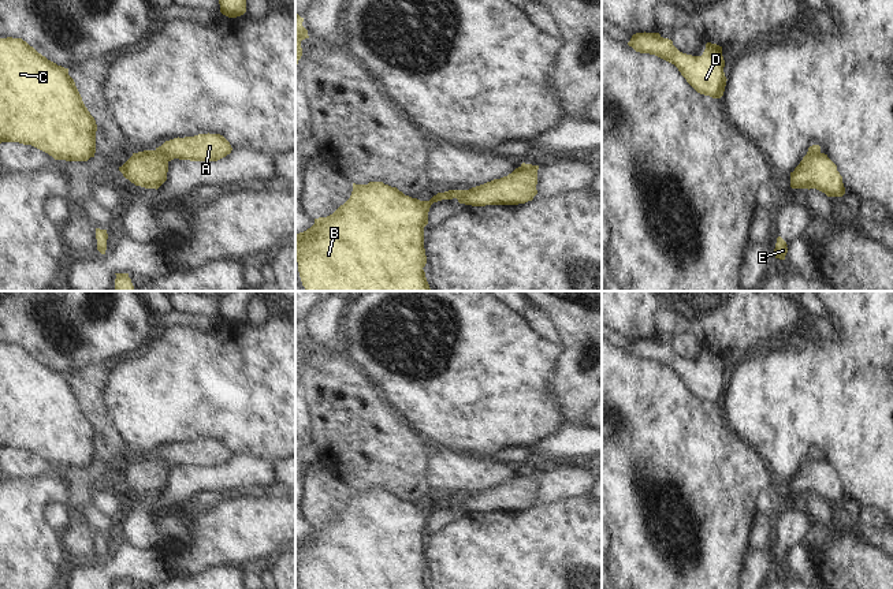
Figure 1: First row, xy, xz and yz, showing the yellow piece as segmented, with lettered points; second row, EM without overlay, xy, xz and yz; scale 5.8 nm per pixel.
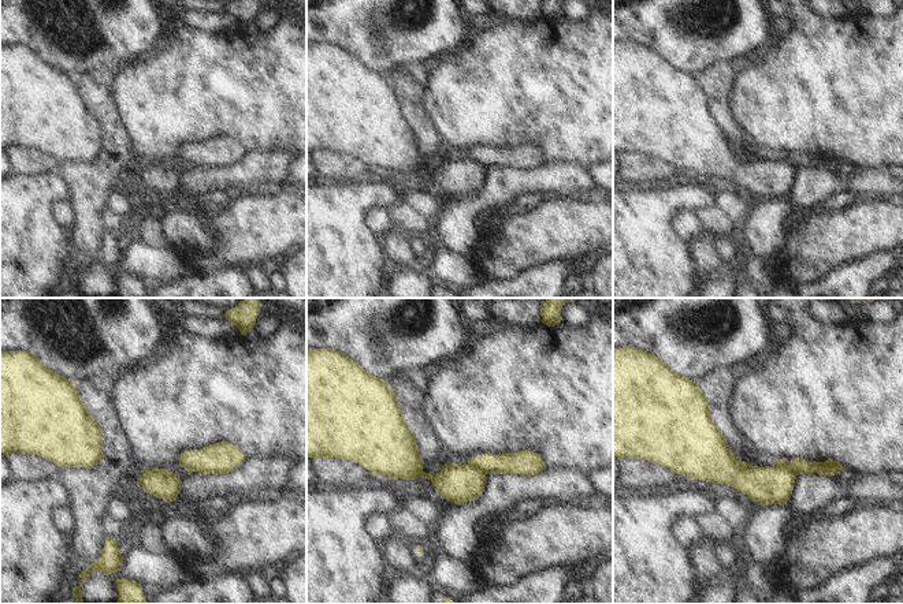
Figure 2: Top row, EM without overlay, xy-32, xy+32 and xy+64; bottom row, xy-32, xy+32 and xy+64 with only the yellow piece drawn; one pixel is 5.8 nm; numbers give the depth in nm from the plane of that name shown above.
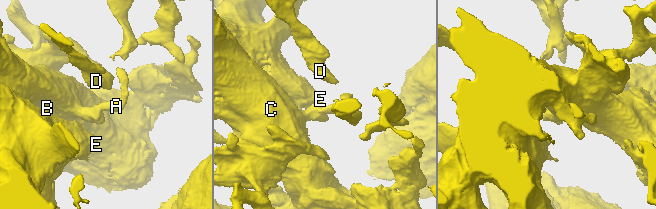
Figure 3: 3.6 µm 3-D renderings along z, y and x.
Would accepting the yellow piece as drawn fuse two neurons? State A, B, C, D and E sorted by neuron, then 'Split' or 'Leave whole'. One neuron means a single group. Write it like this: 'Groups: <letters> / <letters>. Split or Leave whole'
Groups: A / B C D E. Split

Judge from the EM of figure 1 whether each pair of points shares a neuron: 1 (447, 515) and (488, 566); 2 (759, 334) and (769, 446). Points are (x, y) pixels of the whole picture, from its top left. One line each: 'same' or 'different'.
1: different
2: different

